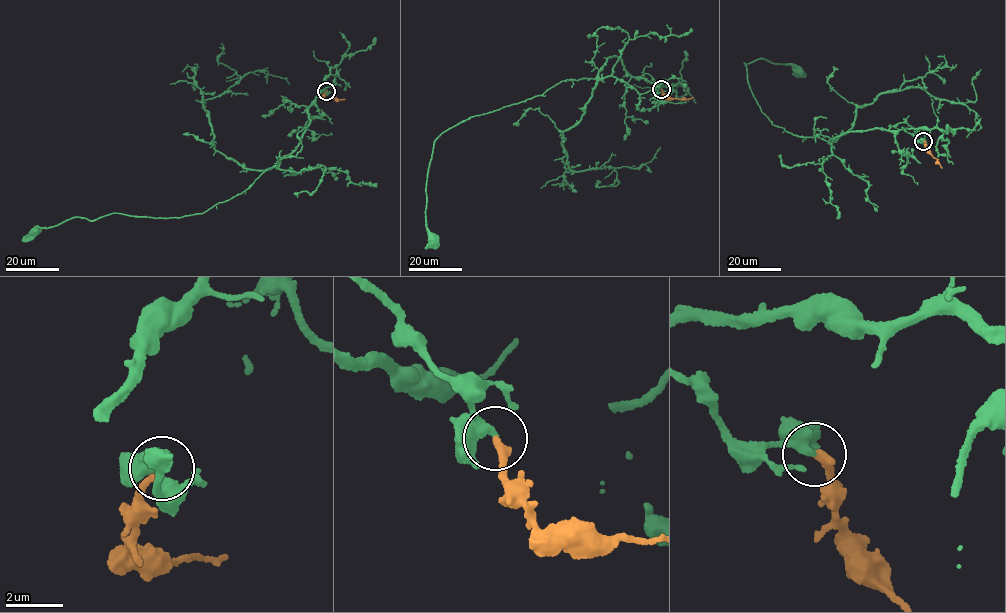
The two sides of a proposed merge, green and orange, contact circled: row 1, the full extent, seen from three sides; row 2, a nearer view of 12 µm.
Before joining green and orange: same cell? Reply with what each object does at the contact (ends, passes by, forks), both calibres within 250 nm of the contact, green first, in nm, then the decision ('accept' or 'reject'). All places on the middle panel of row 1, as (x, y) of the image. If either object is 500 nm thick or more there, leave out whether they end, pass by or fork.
500 nm thick on the green side, 320 nm on the other; accept

